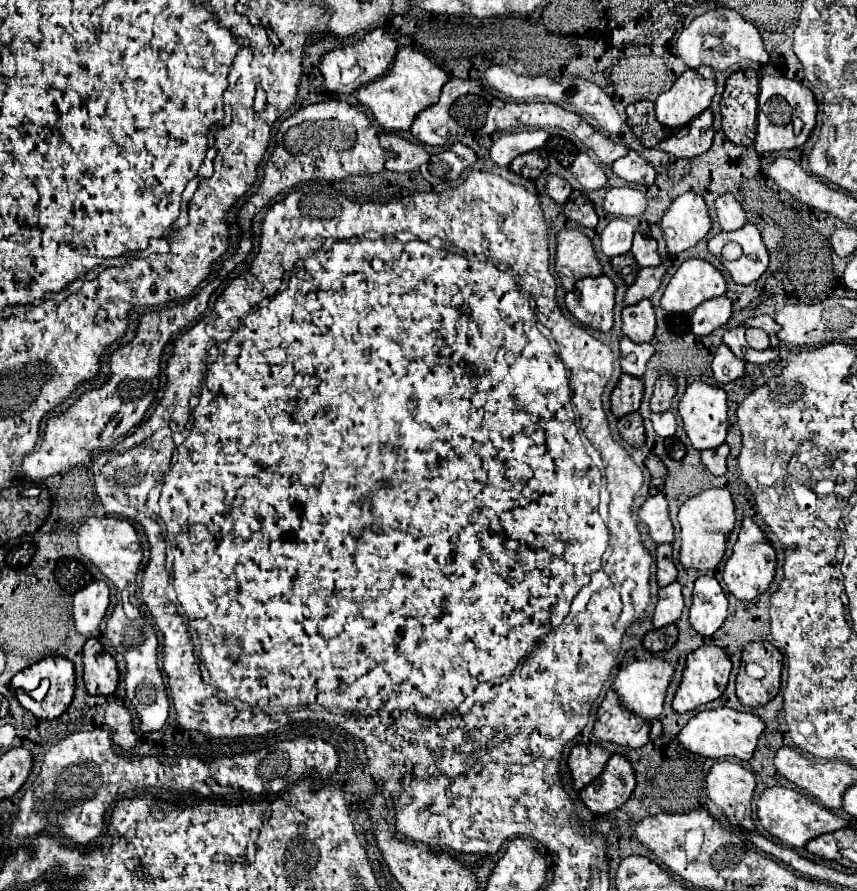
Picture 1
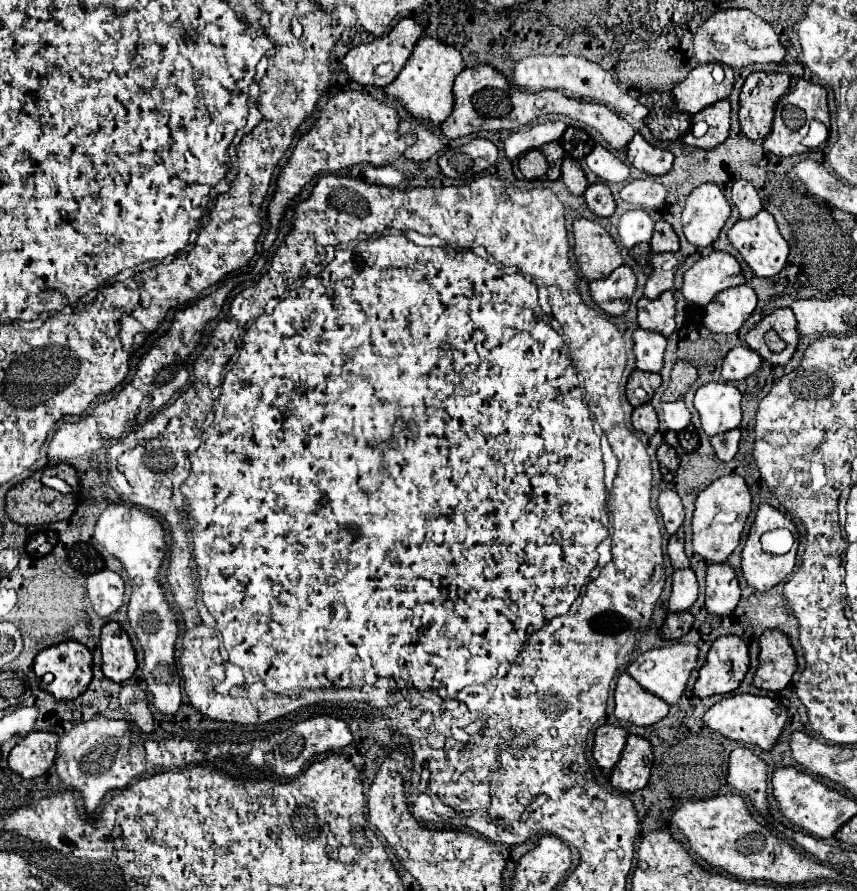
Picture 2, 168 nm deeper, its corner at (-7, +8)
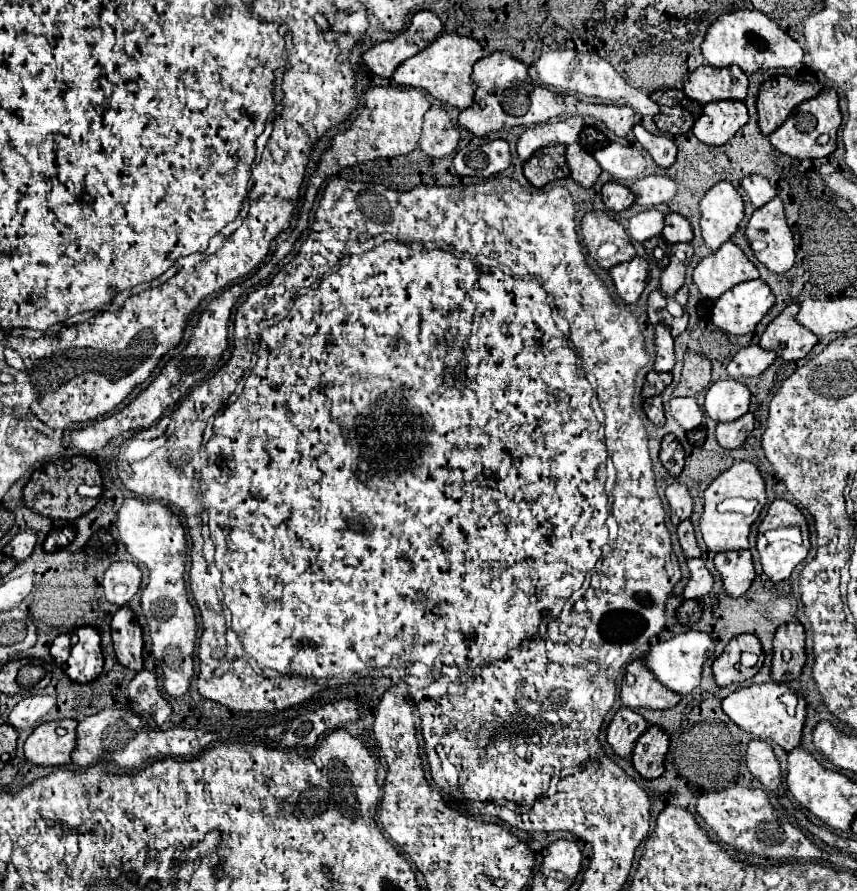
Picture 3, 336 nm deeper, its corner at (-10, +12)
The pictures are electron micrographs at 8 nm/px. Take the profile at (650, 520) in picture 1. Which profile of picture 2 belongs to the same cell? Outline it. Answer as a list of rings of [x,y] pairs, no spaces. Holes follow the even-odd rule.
[[[662,490],[658,496],[658,508],[662,512],[666,532],[674,534],[684,522],[684,506],[680,502],[680,496],[674,490]]]

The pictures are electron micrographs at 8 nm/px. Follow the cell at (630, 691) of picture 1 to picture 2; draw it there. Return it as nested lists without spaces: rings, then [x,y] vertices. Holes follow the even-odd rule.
[[[672,644],[672,646],[664,646],[664,648],[654,648],[648,650],[644,654],[640,654],[628,668],[626,672],[646,690],[650,690],[652,694],[656,694],[658,698],[662,698],[668,704],[674,704],[686,690],[690,672],[694,670],[698,662],[698,648],[694,644]]]

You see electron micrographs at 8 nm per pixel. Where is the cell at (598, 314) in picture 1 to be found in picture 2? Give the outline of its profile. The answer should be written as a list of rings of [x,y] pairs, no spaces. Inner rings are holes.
[[[620,266],[608,278],[590,282],[590,294],[594,302],[610,316],[620,316],[628,310],[634,290],[636,276],[630,266]]]

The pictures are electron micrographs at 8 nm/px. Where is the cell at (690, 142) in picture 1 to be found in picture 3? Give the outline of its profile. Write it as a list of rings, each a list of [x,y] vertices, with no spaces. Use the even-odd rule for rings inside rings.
[[[719,100],[703,106],[703,114],[693,126],[693,134],[709,144],[721,146],[747,122],[747,108],[741,100]]]

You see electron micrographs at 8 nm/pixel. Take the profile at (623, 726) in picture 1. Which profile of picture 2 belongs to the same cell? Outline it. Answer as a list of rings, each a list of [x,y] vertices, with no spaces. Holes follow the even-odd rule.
[[[626,672],[616,684],[616,718],[638,726],[650,726],[668,714],[668,704],[642,688]]]

